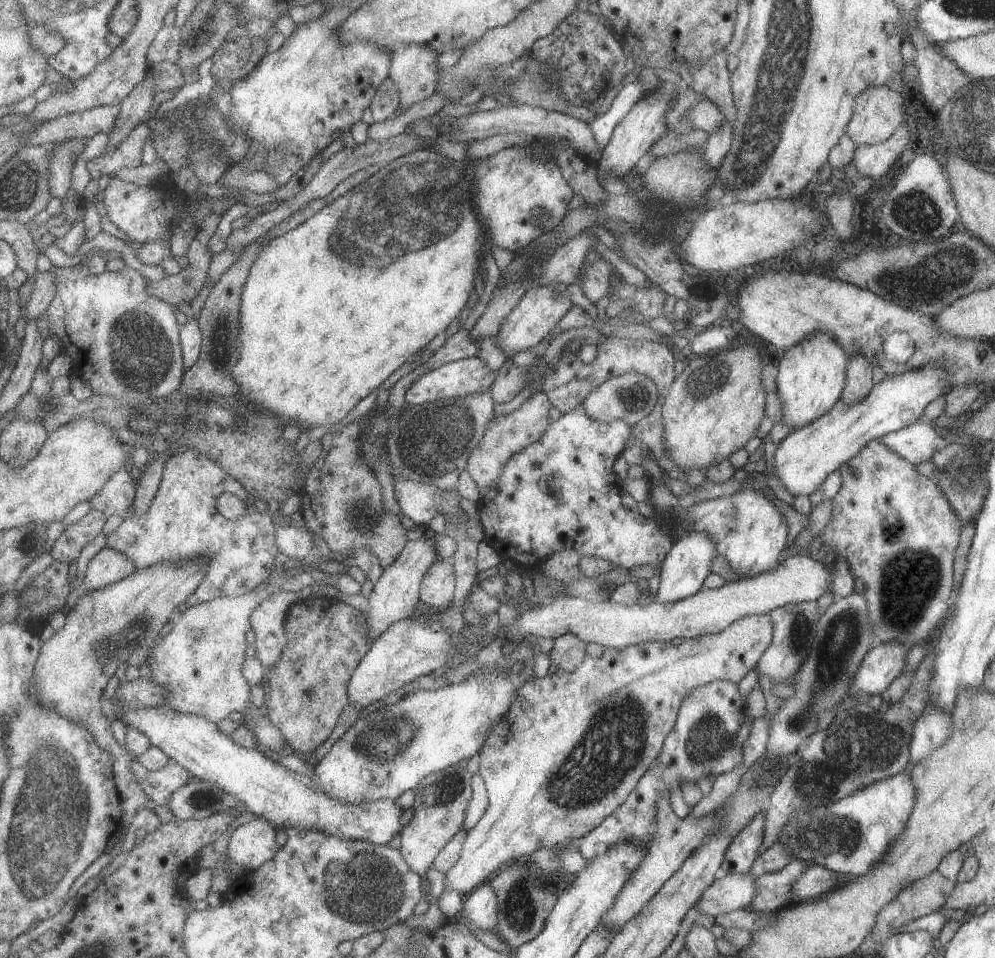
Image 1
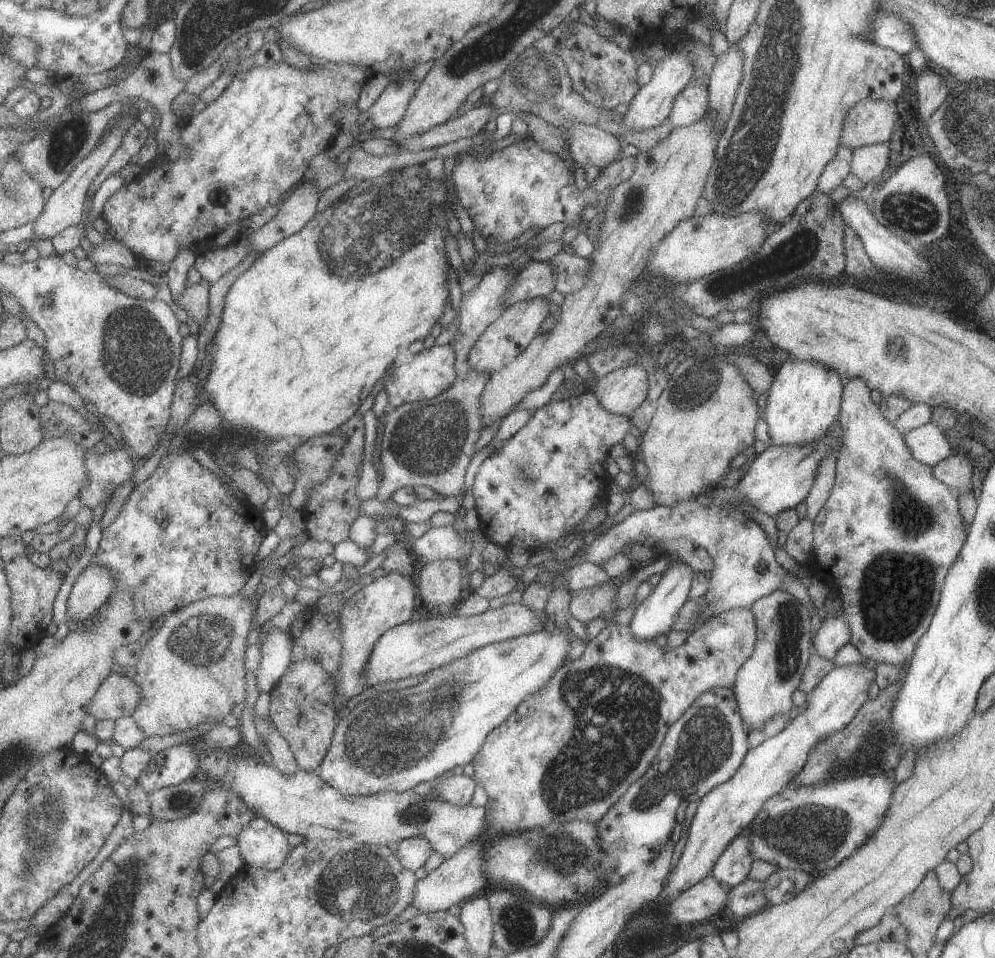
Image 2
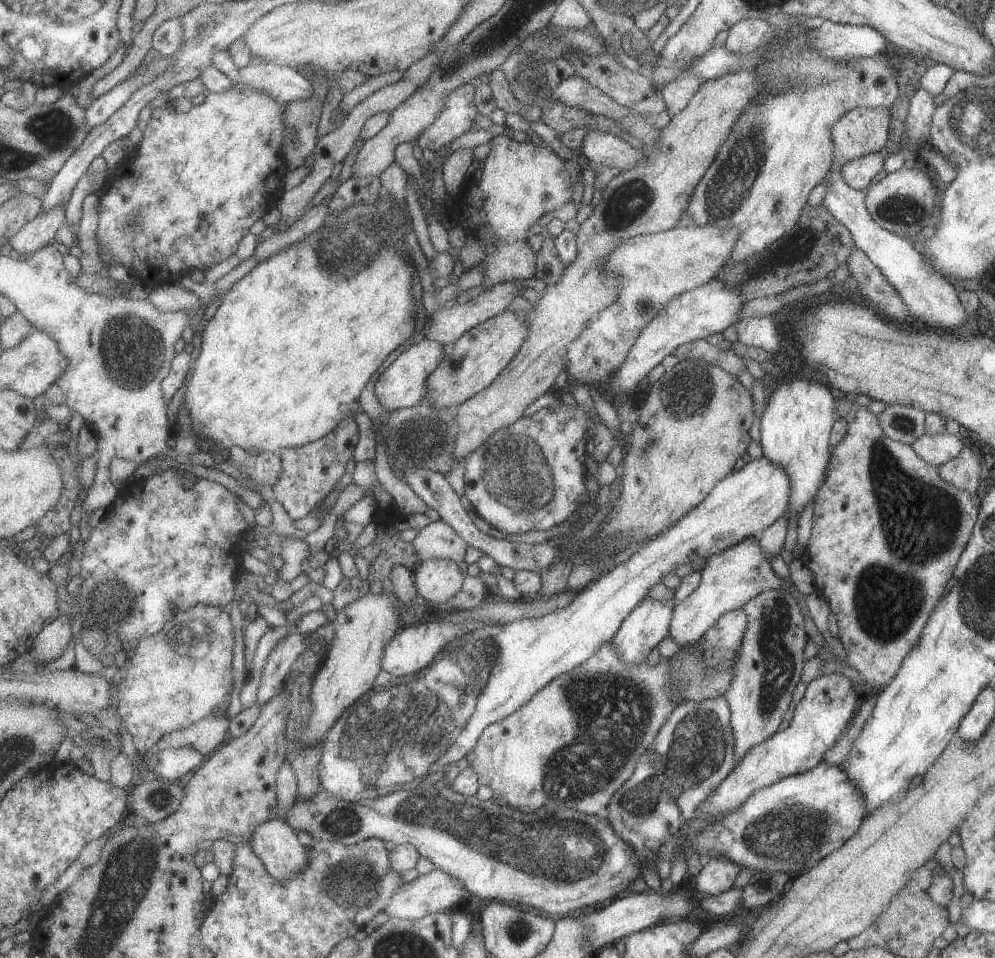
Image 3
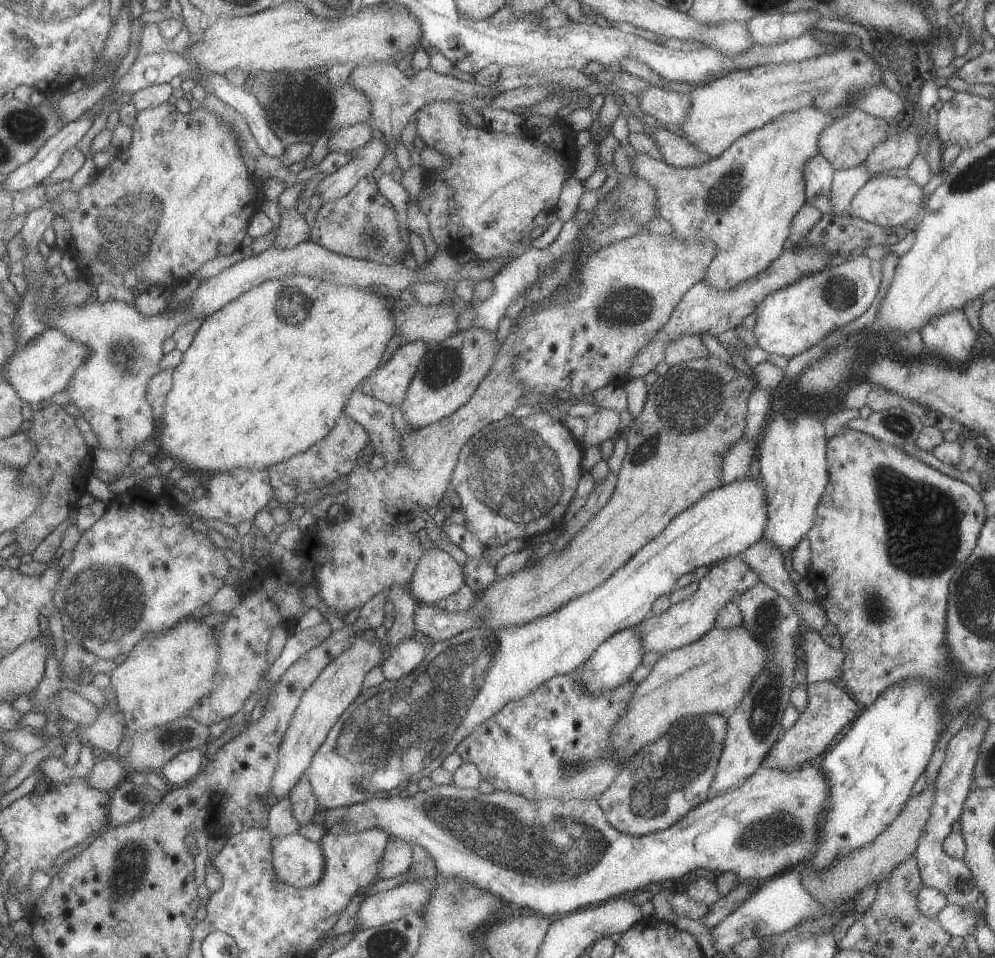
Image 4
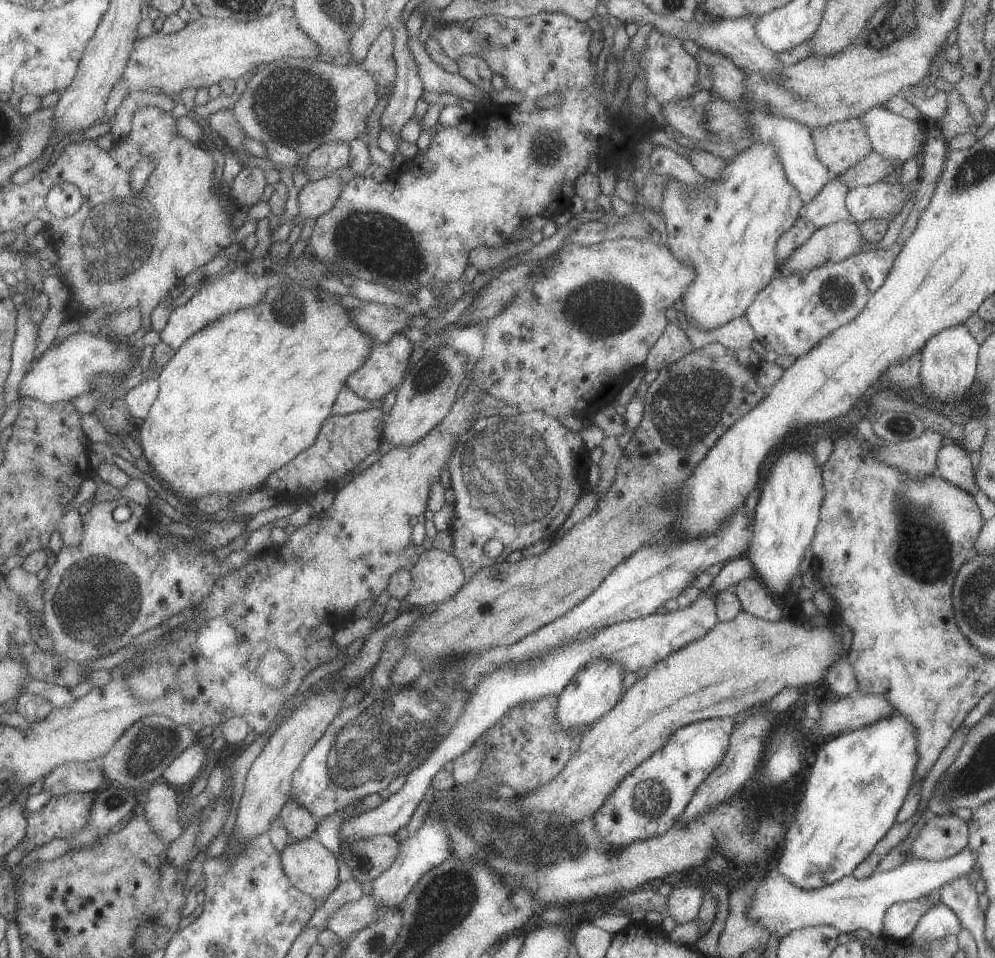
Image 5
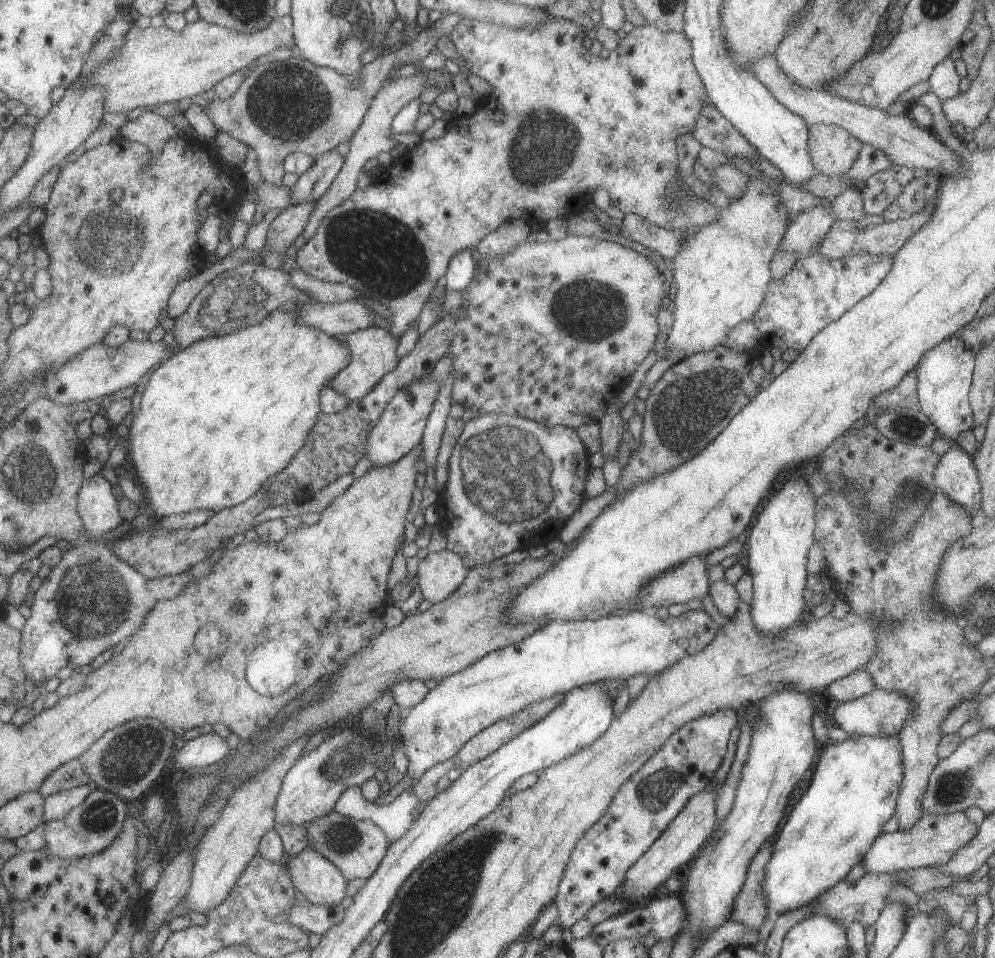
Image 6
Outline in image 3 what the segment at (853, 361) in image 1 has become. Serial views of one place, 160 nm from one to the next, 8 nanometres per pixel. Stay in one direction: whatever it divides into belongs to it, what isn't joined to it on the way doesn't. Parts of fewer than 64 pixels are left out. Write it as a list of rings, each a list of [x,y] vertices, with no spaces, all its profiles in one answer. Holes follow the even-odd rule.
[[[841,391],[834,392],[836,400],[836,418],[841,419],[846,424],[843,438],[832,448],[829,468],[826,470],[825,480],[818,486],[814,494],[814,511],[812,516],[812,527],[810,537],[806,542],[807,554],[810,554],[810,562],[806,565],[811,570],[814,580],[813,586],[828,602],[830,612],[836,616],[838,625],[838,640],[841,642],[846,655],[847,664],[853,667],[860,674],[860,686],[856,685],[859,693],[877,694],[885,688],[900,667],[899,661],[917,644],[921,629],[925,626],[933,607],[937,604],[941,596],[945,583],[949,580],[954,566],[958,561],[961,551],[965,548],[967,539],[972,531],[978,508],[973,504],[971,495],[964,490],[959,490],[956,486],[945,482],[938,473],[938,467],[927,464],[910,447],[891,440],[885,436],[881,430],[875,414],[872,414],[866,406],[859,405],[856,401],[845,399],[845,394]]]

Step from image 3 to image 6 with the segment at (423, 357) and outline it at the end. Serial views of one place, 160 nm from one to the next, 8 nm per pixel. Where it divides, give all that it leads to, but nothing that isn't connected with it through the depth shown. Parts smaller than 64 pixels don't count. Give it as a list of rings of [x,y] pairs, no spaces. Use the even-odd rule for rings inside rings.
[[[369,327],[337,337],[350,352],[349,364],[342,368],[331,380],[330,387],[348,400],[360,399],[365,396],[380,380],[384,374],[391,372],[398,363],[395,356],[398,340],[380,327]]]

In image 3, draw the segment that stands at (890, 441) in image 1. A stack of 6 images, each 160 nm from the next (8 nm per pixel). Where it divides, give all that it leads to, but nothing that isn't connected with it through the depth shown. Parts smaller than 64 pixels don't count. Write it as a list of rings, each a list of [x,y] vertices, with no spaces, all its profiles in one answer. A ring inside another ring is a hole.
[[[924,432],[910,444],[910,447],[927,464],[939,467],[944,462],[957,456],[963,448],[963,444],[960,441],[960,434],[952,435],[945,432],[928,435]]]

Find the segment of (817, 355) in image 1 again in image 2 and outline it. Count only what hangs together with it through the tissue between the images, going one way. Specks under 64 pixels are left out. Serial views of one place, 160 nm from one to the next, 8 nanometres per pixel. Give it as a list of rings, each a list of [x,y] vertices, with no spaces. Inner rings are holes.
[[[790,357],[782,362],[768,388],[765,422],[773,445],[802,445],[821,438],[840,413],[842,378],[827,365]]]

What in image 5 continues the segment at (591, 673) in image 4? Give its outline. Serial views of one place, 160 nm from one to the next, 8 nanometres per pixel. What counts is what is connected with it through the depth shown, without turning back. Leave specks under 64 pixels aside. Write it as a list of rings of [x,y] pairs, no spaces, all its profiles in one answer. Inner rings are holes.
[[[598,658],[582,666],[569,682],[563,687],[563,690],[556,698],[556,719],[560,727],[570,729],[577,727],[581,732],[590,728],[590,726],[608,710],[619,702],[621,698],[621,680],[624,670],[617,661],[606,658]]]

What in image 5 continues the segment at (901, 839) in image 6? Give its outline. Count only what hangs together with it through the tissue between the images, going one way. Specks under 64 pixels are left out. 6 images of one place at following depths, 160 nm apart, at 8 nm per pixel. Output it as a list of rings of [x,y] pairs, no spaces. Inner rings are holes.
[[[926,809],[925,817],[924,826],[911,842],[911,858],[940,861],[959,854],[967,846],[967,823],[957,815],[940,817]]]

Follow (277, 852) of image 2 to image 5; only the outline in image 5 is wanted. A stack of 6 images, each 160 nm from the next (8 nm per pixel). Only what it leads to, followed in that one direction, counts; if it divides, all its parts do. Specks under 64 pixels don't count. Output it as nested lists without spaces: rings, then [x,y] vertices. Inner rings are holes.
[[[313,839],[289,841],[280,852],[279,862],[288,878],[288,883],[312,899],[327,896],[339,884],[337,856],[331,854],[325,846]]]

